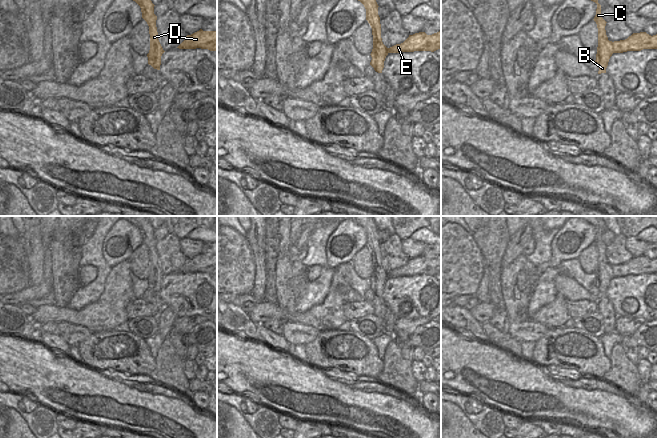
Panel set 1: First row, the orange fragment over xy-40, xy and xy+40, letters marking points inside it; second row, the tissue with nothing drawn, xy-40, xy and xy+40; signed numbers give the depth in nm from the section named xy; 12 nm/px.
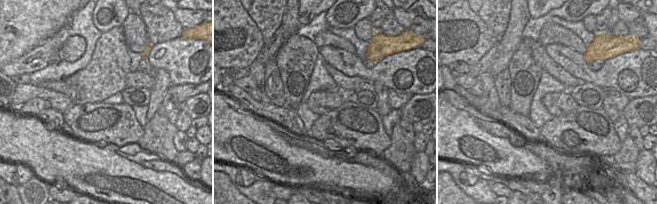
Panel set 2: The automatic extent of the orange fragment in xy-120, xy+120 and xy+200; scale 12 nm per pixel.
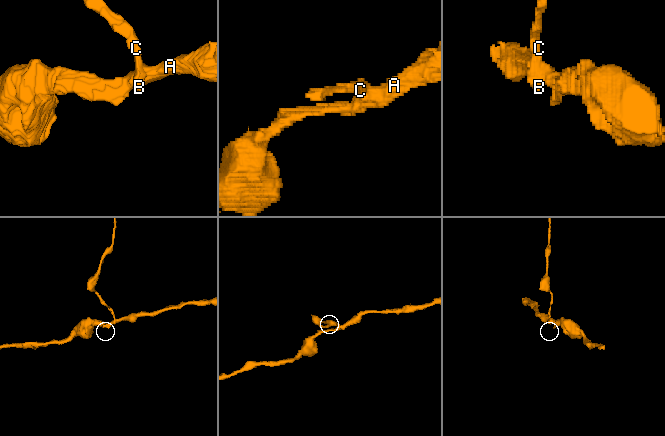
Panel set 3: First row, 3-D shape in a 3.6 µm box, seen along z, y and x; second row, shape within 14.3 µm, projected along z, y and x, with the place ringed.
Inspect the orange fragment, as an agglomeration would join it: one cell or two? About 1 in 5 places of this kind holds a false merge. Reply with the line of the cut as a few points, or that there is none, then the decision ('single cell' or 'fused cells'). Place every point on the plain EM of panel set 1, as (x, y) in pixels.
cut in xy+40 along (611, 266), (613, 276); fused cells

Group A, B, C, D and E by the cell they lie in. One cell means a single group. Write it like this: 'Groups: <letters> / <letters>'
Groups: A E / B C D.

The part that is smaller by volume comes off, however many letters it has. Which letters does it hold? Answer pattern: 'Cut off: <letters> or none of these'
Cut off: B, C, D.

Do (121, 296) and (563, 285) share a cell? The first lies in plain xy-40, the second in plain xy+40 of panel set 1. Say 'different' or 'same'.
different

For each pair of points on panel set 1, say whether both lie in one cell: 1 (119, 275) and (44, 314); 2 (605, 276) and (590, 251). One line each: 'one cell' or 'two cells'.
1: one cell
2: two cells

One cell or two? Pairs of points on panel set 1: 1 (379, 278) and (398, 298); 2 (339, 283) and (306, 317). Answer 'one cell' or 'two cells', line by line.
1: two cells
2: one cell

